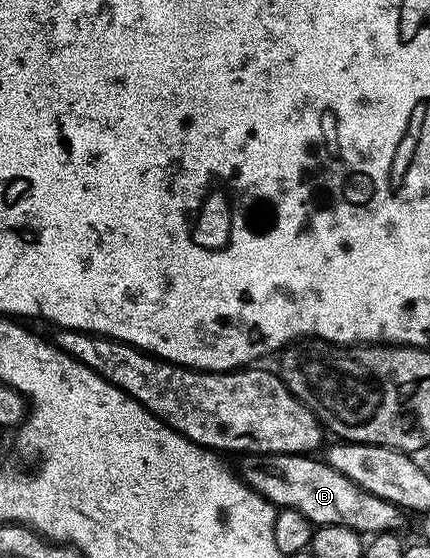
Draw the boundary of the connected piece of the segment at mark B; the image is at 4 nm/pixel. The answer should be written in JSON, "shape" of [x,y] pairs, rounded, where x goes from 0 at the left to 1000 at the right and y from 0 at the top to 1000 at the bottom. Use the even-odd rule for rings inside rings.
{"shape":[[[577,815],[551,837],[551,849],[565,864],[579,867],[607,891],[616,891],[642,910],[674,912],[700,919],[728,941],[753,944],[756,941],[802,941],[812,948],[833,952],[847,961],[919,955],[937,937],[942,918],[935,909],[914,905],[849,876],[840,876],[812,855],[784,848],[749,821],[723,815]]]}

